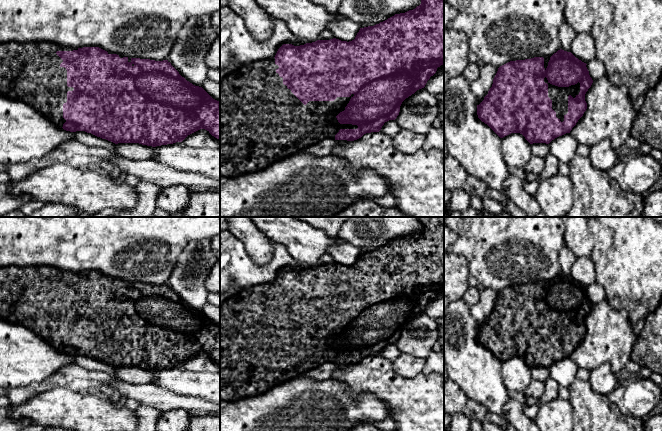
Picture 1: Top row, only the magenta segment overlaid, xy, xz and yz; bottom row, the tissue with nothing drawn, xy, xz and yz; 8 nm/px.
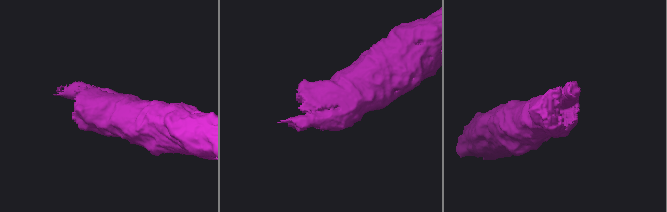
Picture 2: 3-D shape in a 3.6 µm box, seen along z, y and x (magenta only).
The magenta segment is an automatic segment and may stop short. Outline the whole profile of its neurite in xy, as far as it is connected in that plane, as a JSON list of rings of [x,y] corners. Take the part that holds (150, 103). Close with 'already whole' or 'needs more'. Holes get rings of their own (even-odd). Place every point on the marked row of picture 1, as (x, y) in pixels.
[[[51,42],[32,43],[0,43],[0,95],[21,101],[42,114],[50,122],[66,131],[85,131],[115,144],[139,143],[147,146],[161,146],[182,142],[188,135],[200,130],[207,130],[220,140],[220,101],[213,99],[202,87],[195,86],[171,65],[168,60],[155,61],[150,59],[128,58],[112,54],[99,47],[71,48]]]; needs more

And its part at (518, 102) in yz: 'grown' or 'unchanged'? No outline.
grown

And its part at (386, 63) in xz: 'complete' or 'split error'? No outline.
split error

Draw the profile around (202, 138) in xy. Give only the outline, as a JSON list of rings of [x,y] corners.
[[[200,129],[188,135],[182,143],[191,148],[219,148],[219,139],[212,136],[209,131],[205,129]]]

